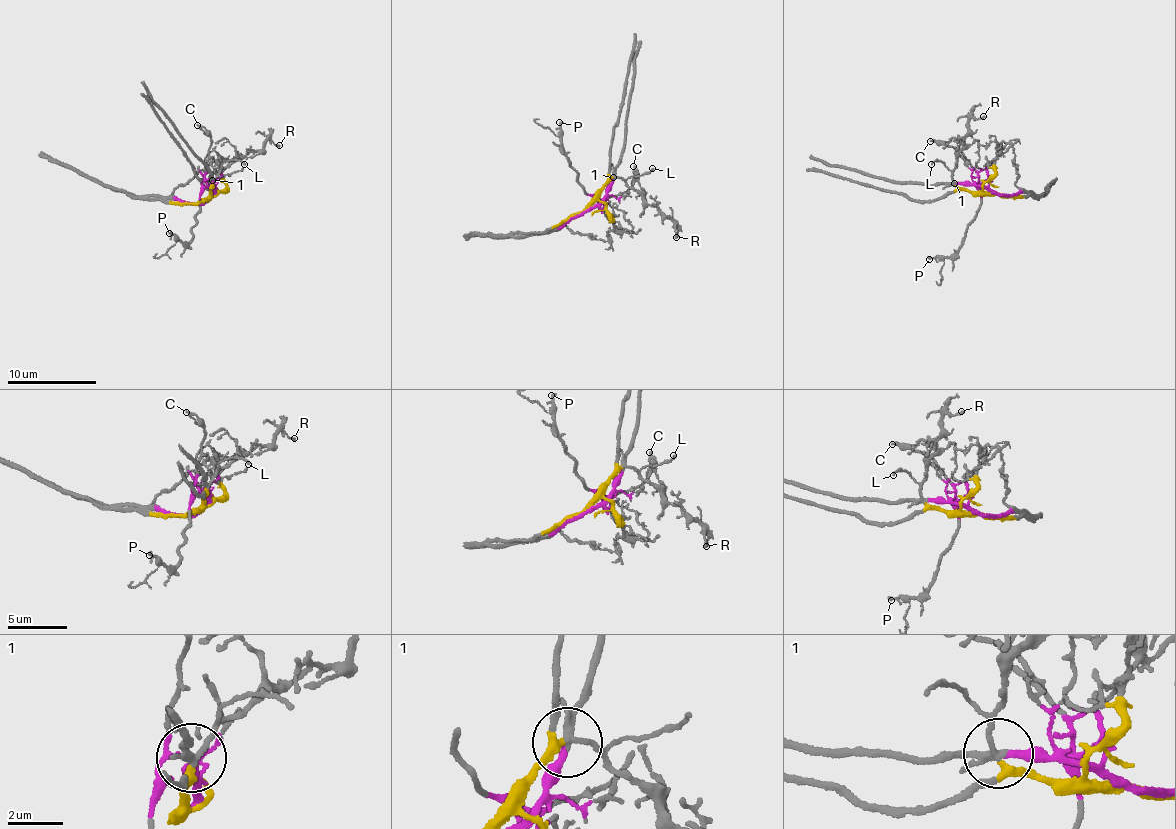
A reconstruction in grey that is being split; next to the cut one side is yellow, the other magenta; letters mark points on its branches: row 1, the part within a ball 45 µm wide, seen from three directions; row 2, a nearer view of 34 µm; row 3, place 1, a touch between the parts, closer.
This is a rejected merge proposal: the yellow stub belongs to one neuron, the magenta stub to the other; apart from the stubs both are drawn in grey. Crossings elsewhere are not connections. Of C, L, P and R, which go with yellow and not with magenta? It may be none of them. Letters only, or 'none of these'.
L, R

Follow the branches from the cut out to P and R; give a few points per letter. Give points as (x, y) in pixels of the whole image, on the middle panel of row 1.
P: (587, 210), (600, 209), (597, 199), (583, 191), (561, 144), (559, 122)
R: (585, 211), (606, 181), (618, 178), (674, 223), (676, 237)

